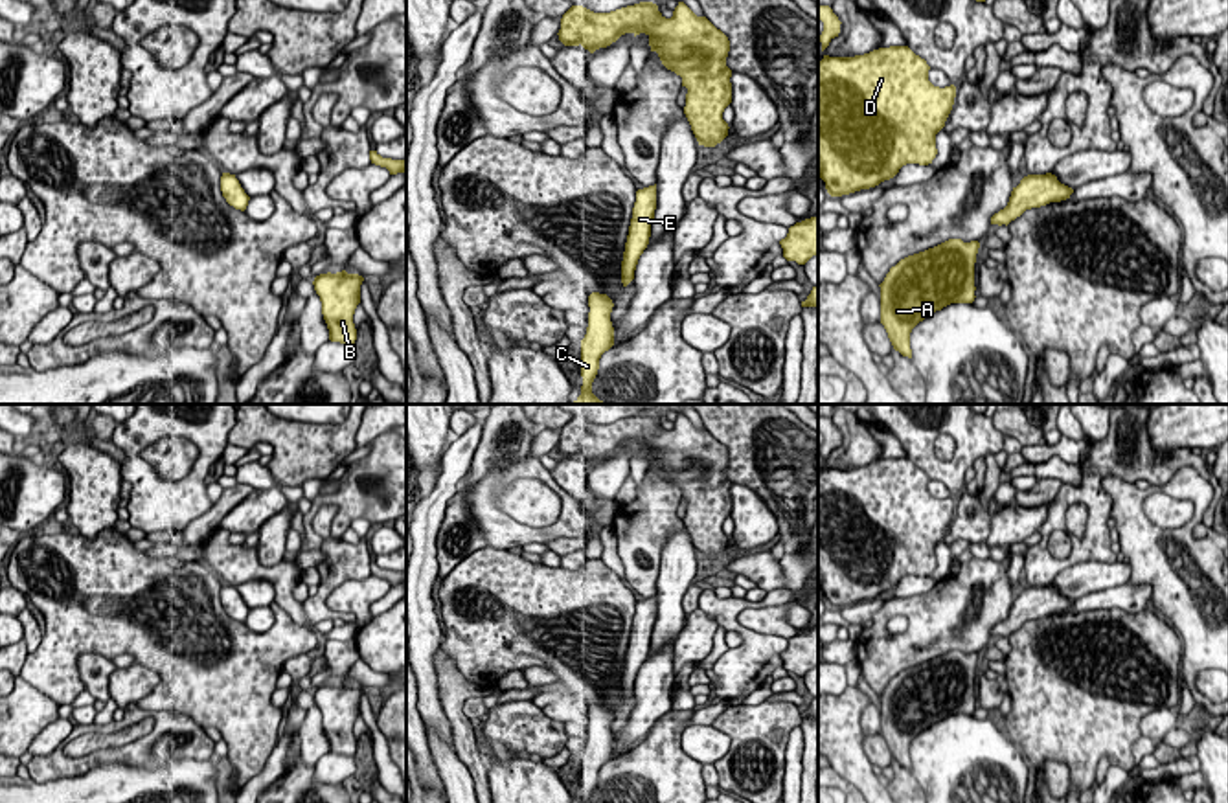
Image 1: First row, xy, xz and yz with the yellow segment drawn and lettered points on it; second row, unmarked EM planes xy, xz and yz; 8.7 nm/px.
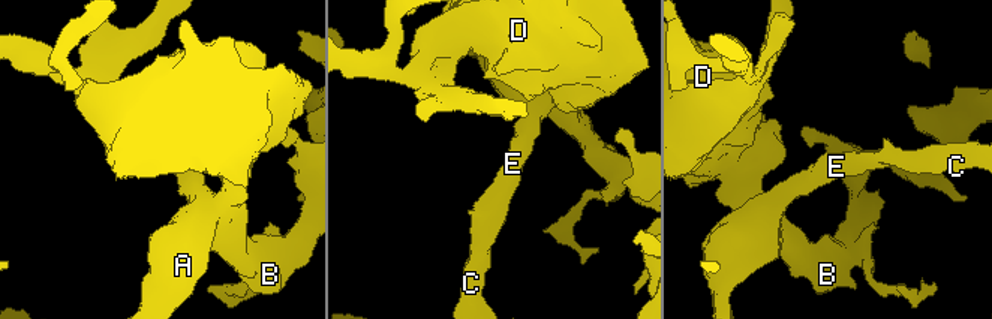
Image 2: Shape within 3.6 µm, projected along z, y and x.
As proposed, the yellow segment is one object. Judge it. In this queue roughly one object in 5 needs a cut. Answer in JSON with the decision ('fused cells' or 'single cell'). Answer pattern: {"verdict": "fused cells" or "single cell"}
{"verdict": "single cell"}

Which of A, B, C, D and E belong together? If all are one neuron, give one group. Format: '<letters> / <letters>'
A B C D E

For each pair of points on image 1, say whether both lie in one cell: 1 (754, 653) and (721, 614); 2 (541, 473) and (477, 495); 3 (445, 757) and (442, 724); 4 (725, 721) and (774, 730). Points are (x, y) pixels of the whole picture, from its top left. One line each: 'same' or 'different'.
1: same
2: same
3: different
4: same

